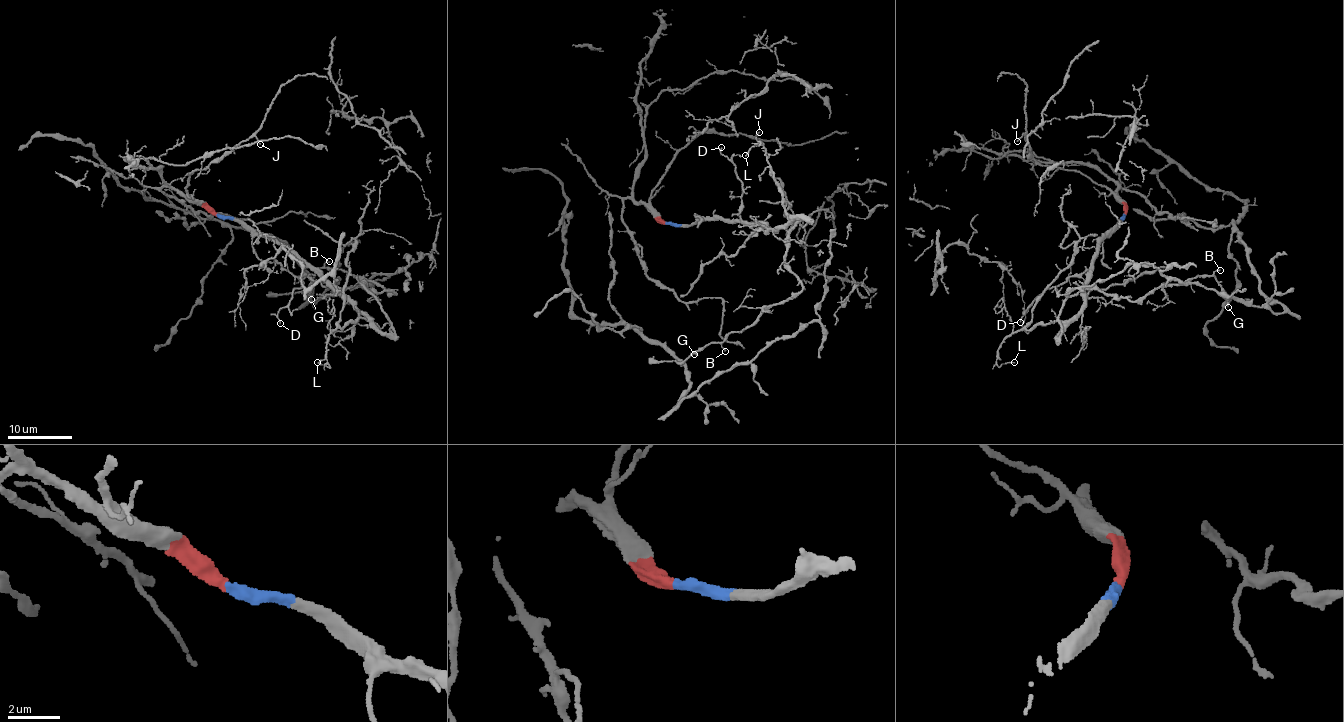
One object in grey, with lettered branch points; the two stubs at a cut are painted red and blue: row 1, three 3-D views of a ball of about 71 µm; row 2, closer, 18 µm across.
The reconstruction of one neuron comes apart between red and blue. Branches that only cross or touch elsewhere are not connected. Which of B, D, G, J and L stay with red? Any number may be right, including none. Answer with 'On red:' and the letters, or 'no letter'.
On red: J

